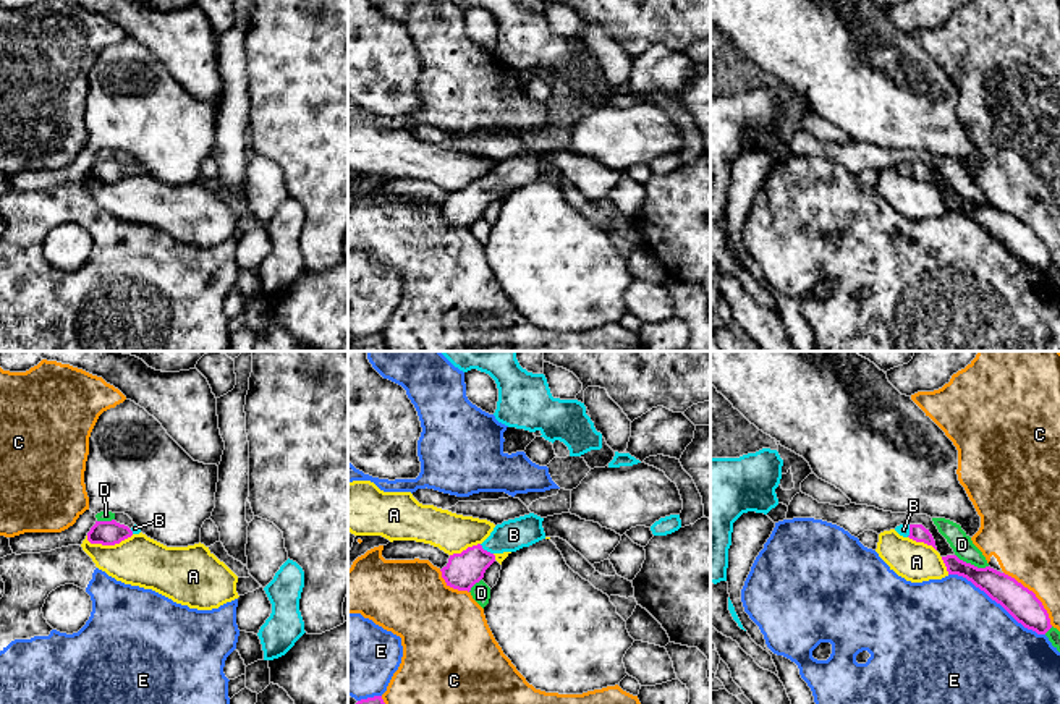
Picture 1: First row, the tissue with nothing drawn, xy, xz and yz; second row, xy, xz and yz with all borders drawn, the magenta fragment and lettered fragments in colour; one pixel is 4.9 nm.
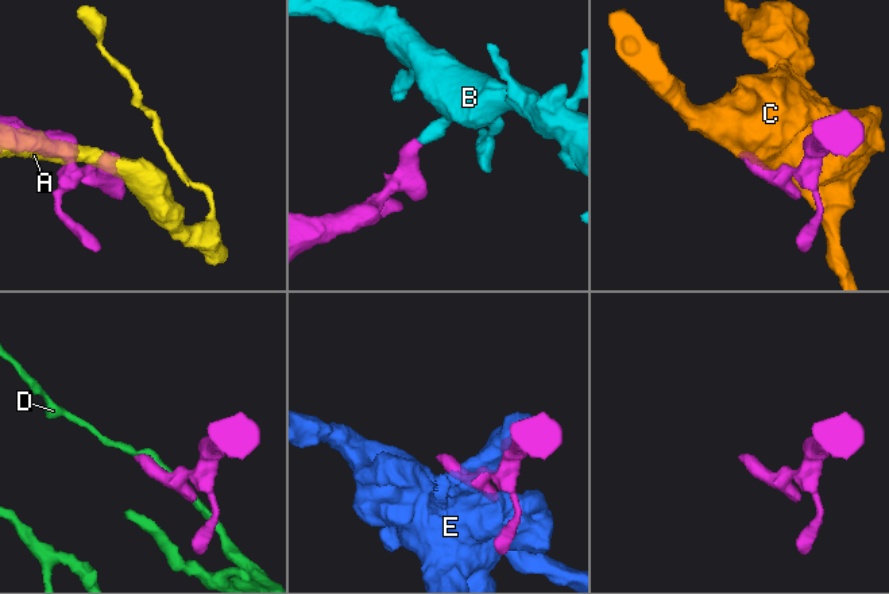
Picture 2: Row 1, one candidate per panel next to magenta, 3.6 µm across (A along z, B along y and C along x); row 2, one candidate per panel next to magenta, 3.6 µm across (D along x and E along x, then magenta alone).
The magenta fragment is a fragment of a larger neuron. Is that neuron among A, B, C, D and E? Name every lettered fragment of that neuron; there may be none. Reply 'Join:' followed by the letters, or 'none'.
Join: B

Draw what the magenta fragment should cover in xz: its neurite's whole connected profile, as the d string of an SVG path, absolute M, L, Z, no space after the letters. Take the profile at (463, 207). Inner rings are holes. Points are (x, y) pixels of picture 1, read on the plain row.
M534 151L503 159L482 181L450 193L448 201L440 207L447 223L469 230L484 215L497 191L516 189L545 176L542 159L544 155Z

